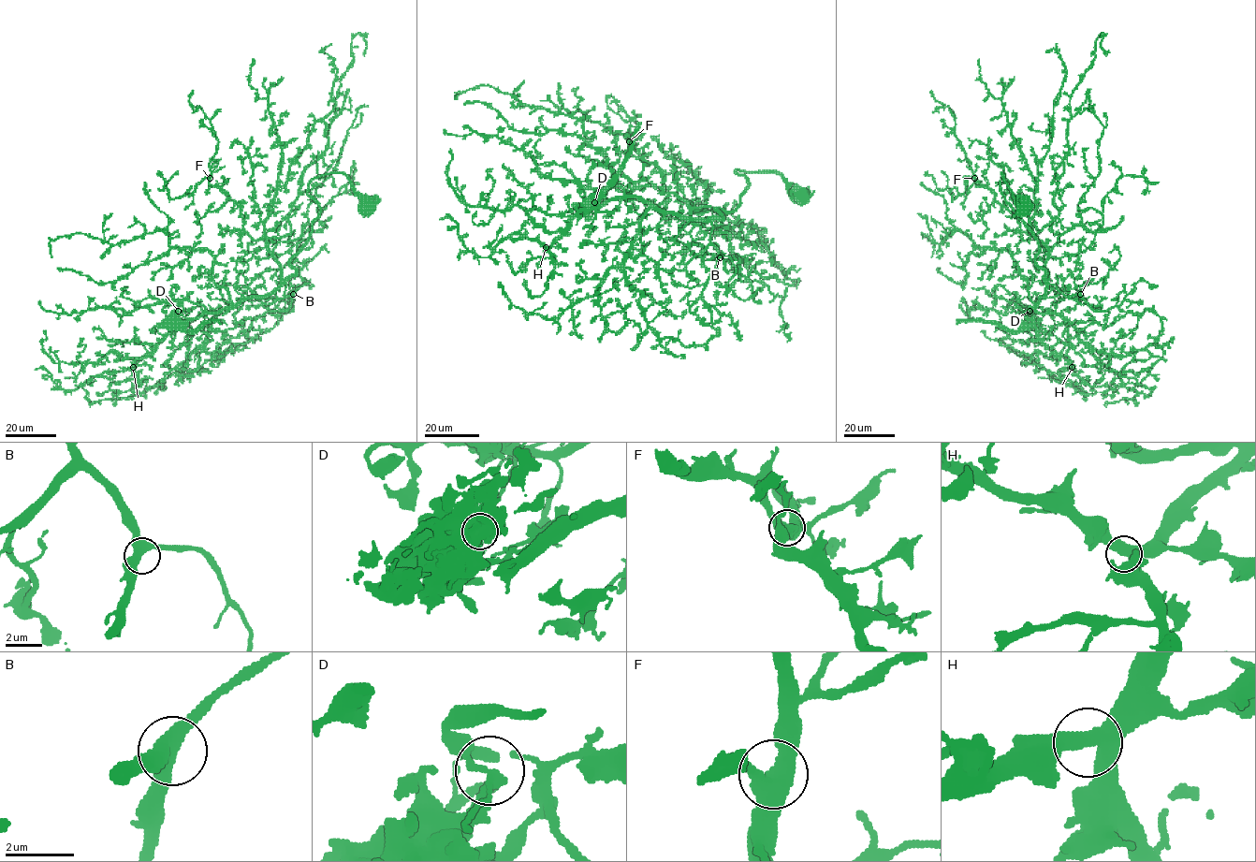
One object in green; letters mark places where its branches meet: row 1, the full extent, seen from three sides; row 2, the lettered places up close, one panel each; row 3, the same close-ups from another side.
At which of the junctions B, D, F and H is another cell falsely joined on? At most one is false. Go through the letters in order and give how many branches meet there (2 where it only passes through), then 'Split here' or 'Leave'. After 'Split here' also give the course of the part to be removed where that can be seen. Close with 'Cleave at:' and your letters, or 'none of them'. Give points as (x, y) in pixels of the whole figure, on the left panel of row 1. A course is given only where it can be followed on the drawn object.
B: Branches: 3. Leave
D: Branches: 3. Split here. Course of the part to remove: (178, 311), (175, 319), (188, 330), (209, 321), (220, 324)
F: Branches: 3. Leave
H: Branches: 3. Leave
Cleave at: D

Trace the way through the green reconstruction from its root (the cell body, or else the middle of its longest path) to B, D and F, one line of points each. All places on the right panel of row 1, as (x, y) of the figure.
B: (1022, 206), (1002, 173), (1000, 194), (1036, 240), (1036, 263), (1045, 272), (1045, 280), (1066, 296), (1080, 294)
D: (1022, 206), (1002, 173), (1000, 194), (1036, 240), (1045, 272), (1045, 294), (1029, 318), (1029, 311)
F: (1022, 206), (1002, 173), (1000, 194), (1036, 240), (1046, 280), (1048, 250), (1024, 241), (1019, 222), (974, 178)

